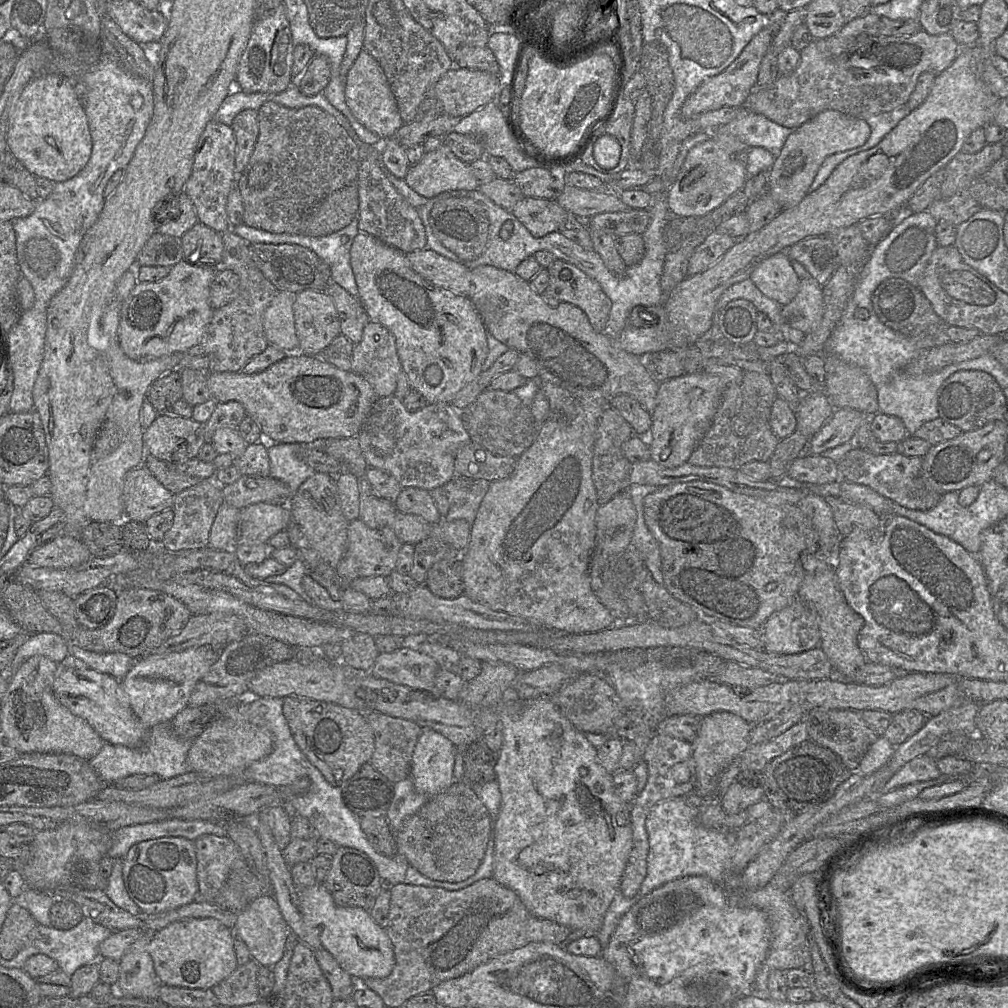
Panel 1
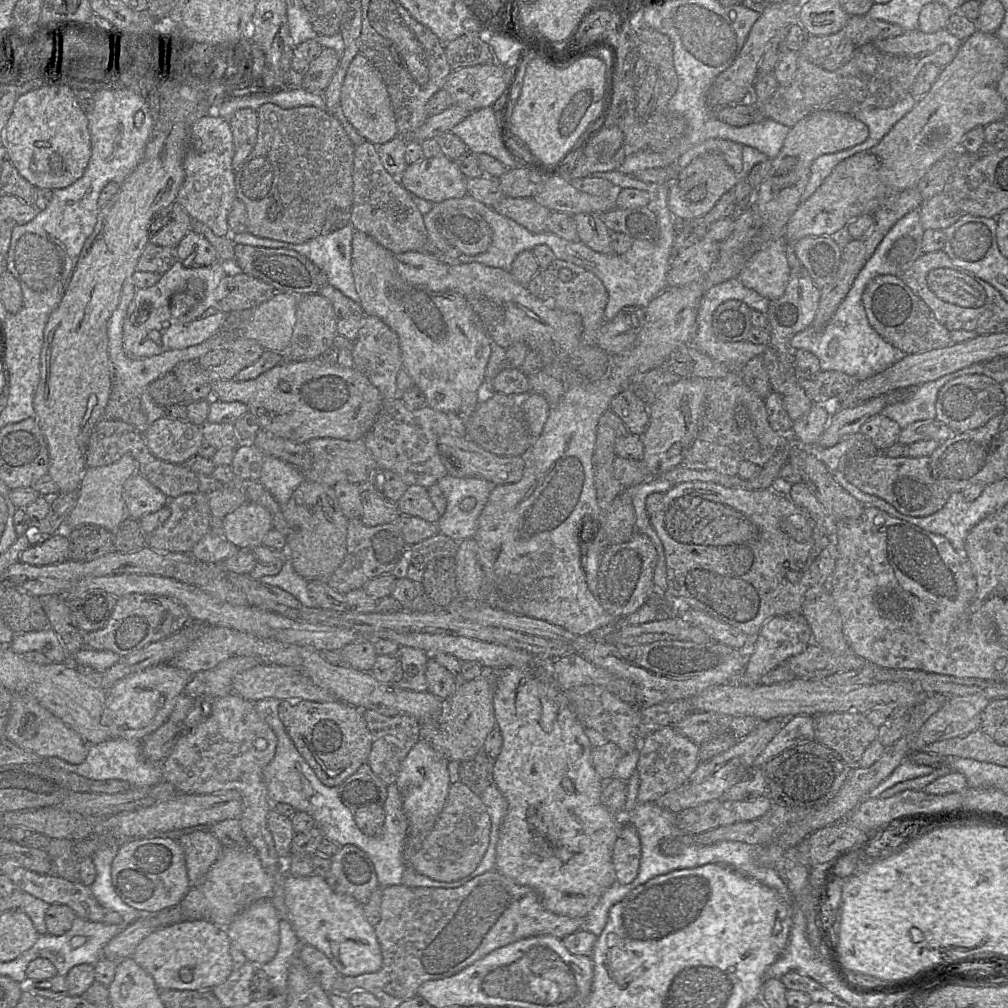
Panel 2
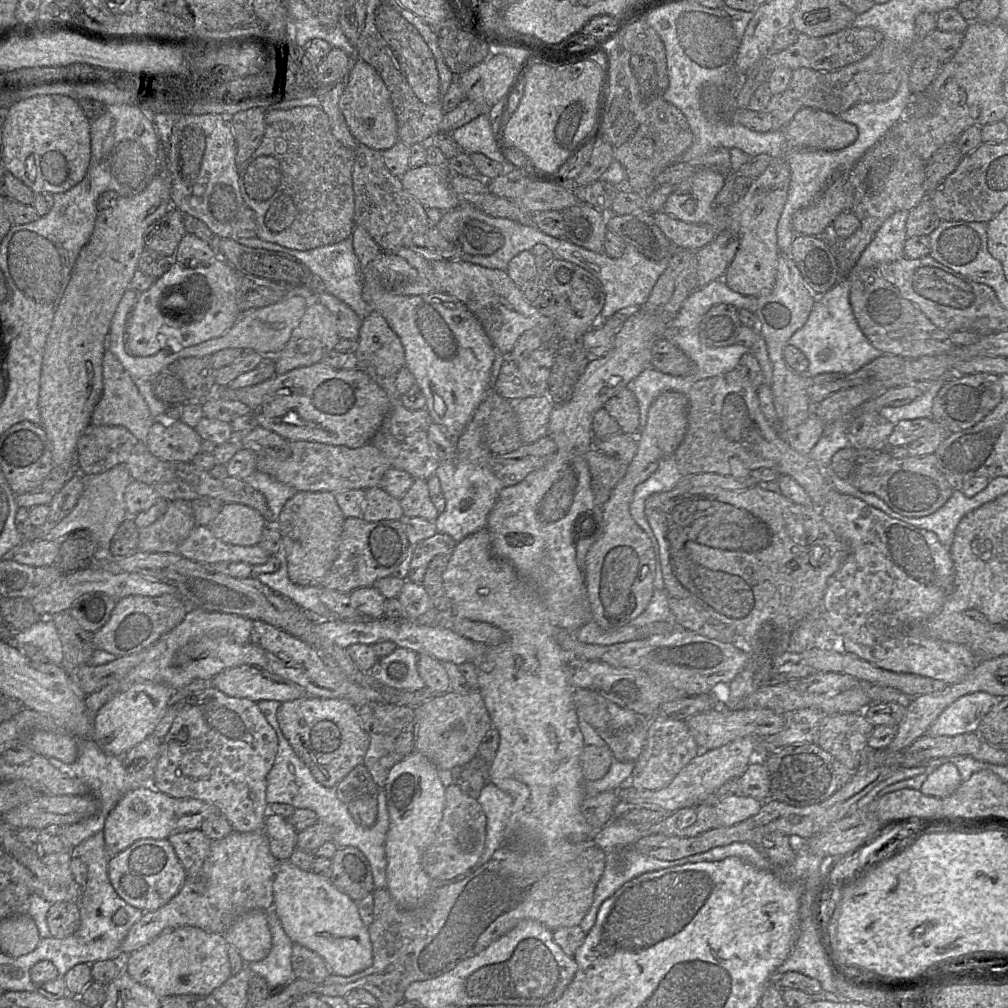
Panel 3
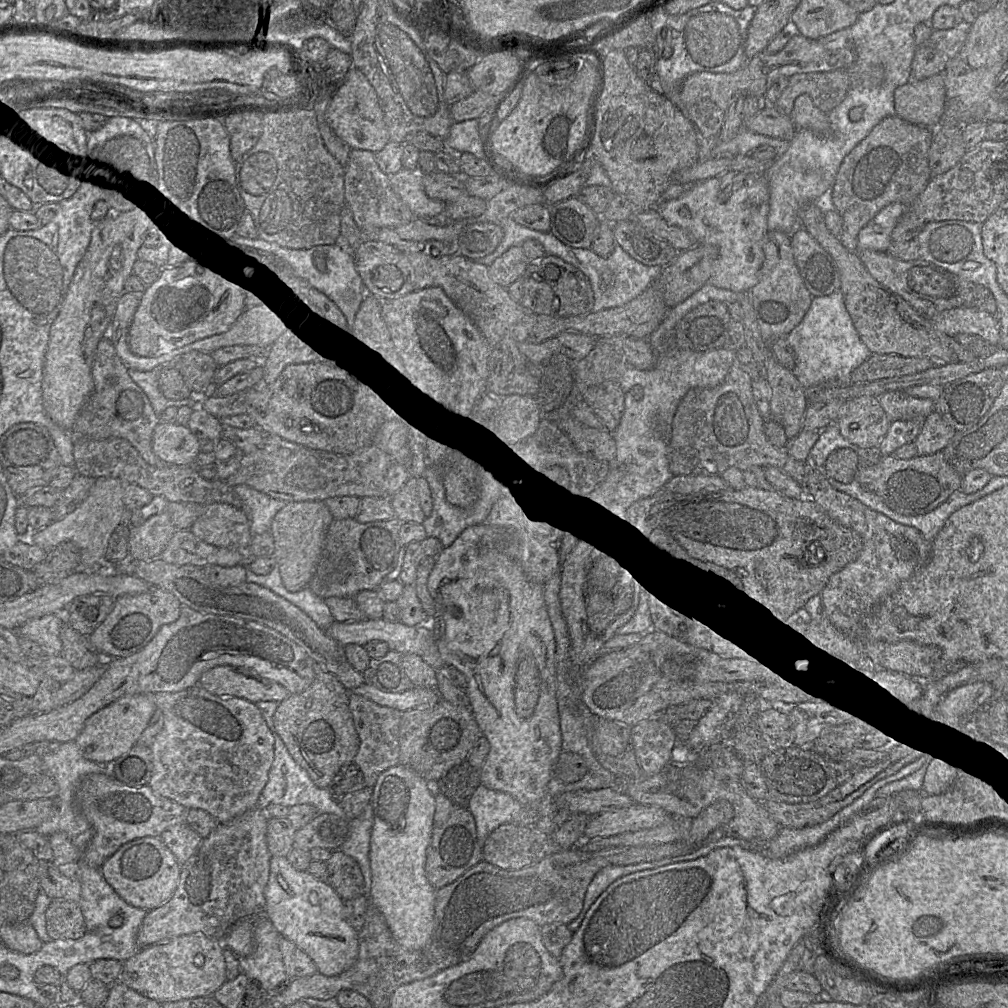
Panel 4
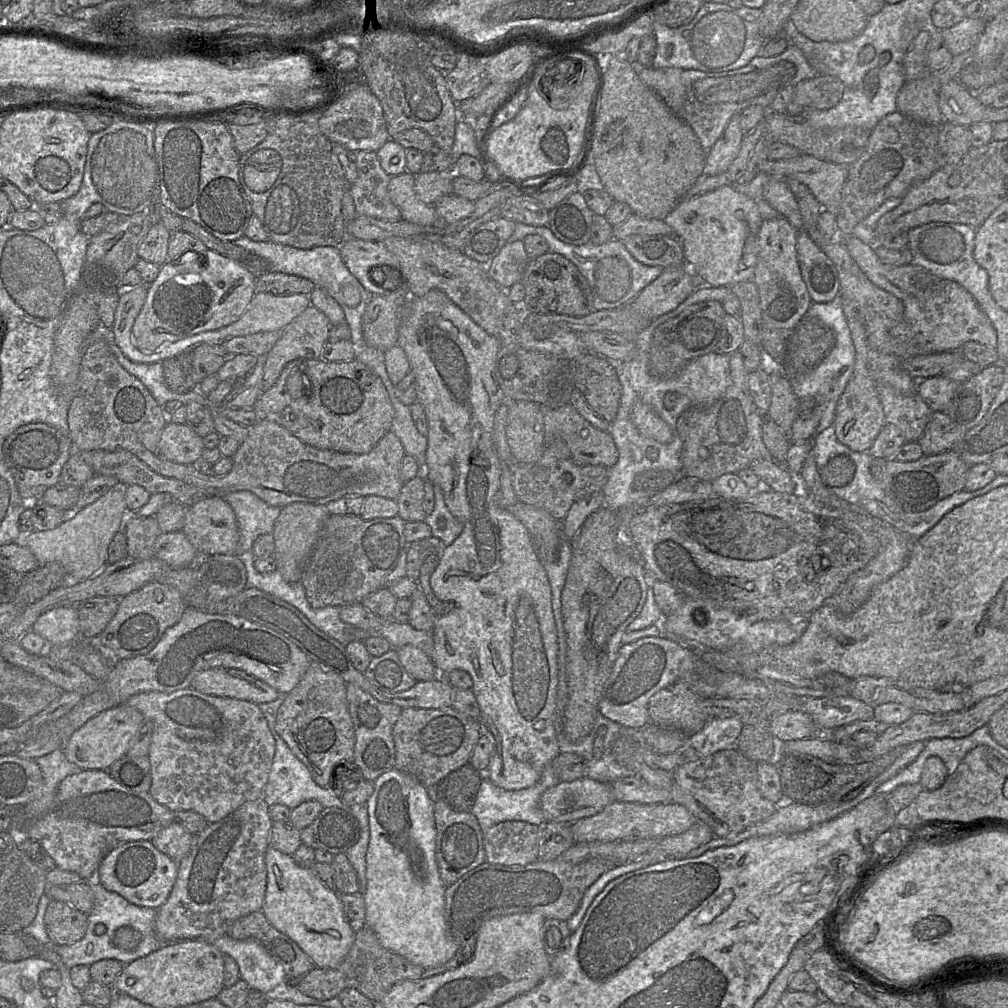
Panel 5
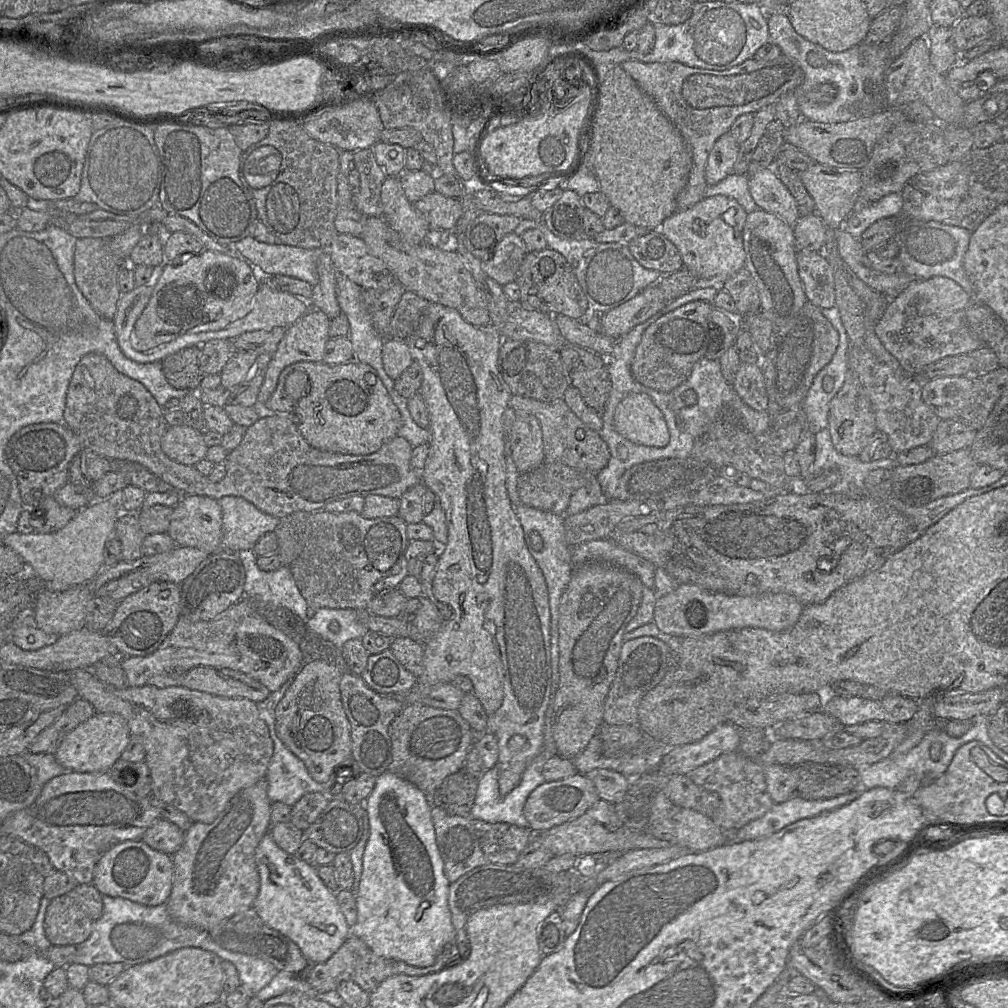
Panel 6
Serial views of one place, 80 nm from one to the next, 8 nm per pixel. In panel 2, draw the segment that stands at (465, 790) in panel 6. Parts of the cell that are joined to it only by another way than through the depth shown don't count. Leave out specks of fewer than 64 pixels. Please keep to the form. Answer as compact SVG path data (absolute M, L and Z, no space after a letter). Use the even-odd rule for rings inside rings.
M482 748L473 759L460 763L459 781L476 795L481 795L485 788L493 783L495 760Z

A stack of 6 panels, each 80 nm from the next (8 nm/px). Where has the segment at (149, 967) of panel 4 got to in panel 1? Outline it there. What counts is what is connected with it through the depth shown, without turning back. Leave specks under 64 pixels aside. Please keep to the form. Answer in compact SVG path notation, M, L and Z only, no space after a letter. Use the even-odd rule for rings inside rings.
M191 918L173 922L153 933L148 940L150 954L159 984L190 989L211 989L228 977L237 967L232 929L214 918Z

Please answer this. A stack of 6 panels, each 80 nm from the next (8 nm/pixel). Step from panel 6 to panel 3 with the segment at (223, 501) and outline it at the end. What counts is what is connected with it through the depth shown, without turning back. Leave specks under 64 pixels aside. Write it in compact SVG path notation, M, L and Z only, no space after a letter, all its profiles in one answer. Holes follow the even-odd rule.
M255 471L243 480L264 495L271 512L271 521L268 525L276 526L276 520L284 505L297 491L294 488L275 480L268 474L258 471Z

